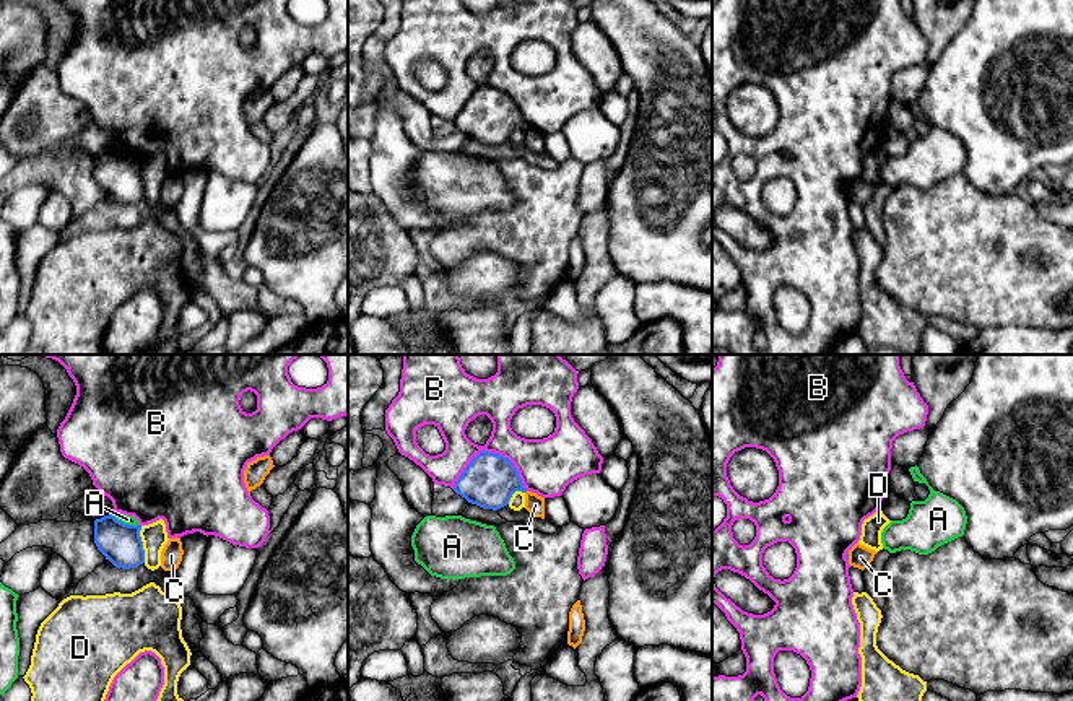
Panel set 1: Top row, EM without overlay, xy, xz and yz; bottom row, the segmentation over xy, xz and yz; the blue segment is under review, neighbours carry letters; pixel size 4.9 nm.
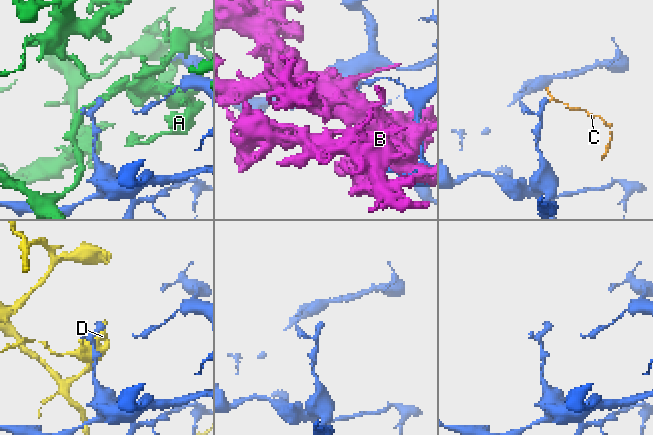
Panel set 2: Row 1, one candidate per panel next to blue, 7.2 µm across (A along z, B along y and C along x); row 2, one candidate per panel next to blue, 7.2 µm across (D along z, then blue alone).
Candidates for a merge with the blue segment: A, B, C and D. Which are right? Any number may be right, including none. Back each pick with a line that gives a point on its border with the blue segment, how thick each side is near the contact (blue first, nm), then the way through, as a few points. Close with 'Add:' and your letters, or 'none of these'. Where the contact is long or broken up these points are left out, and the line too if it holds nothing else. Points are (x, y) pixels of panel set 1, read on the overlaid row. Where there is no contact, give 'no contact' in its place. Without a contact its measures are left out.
Add: none of these

